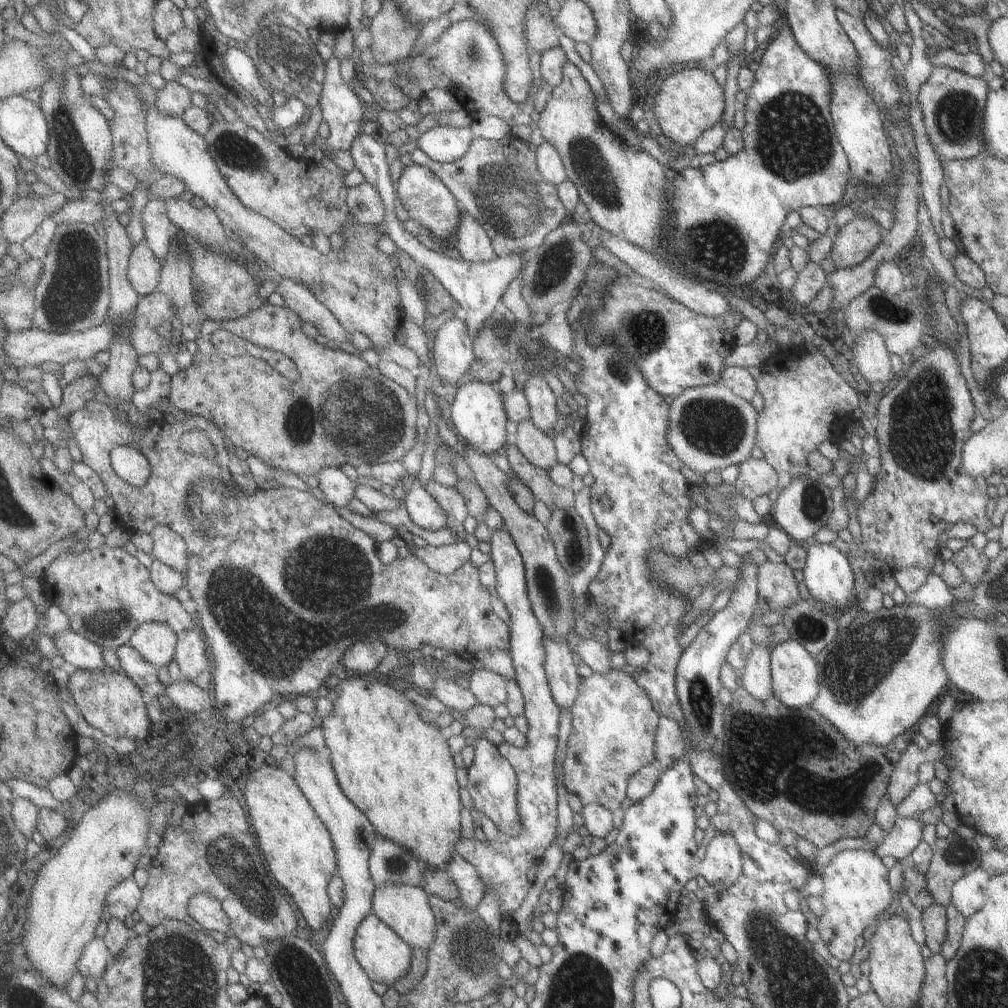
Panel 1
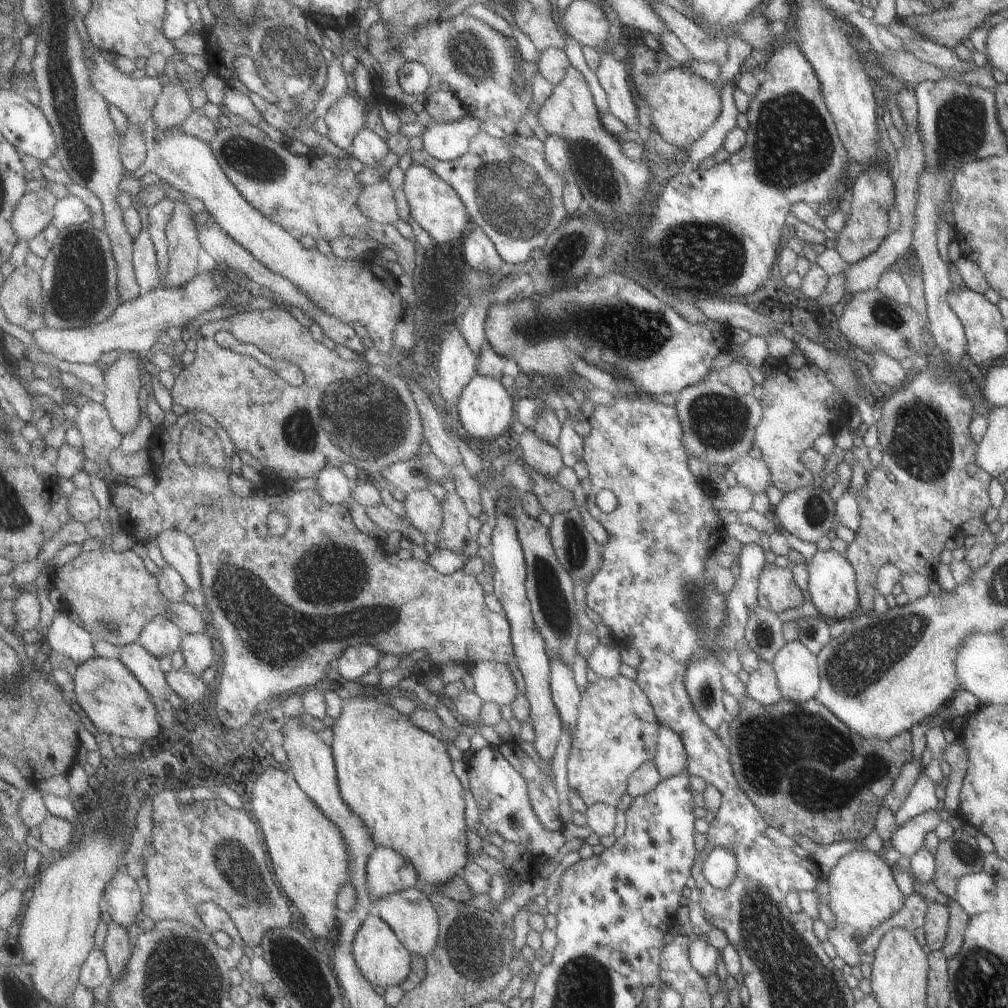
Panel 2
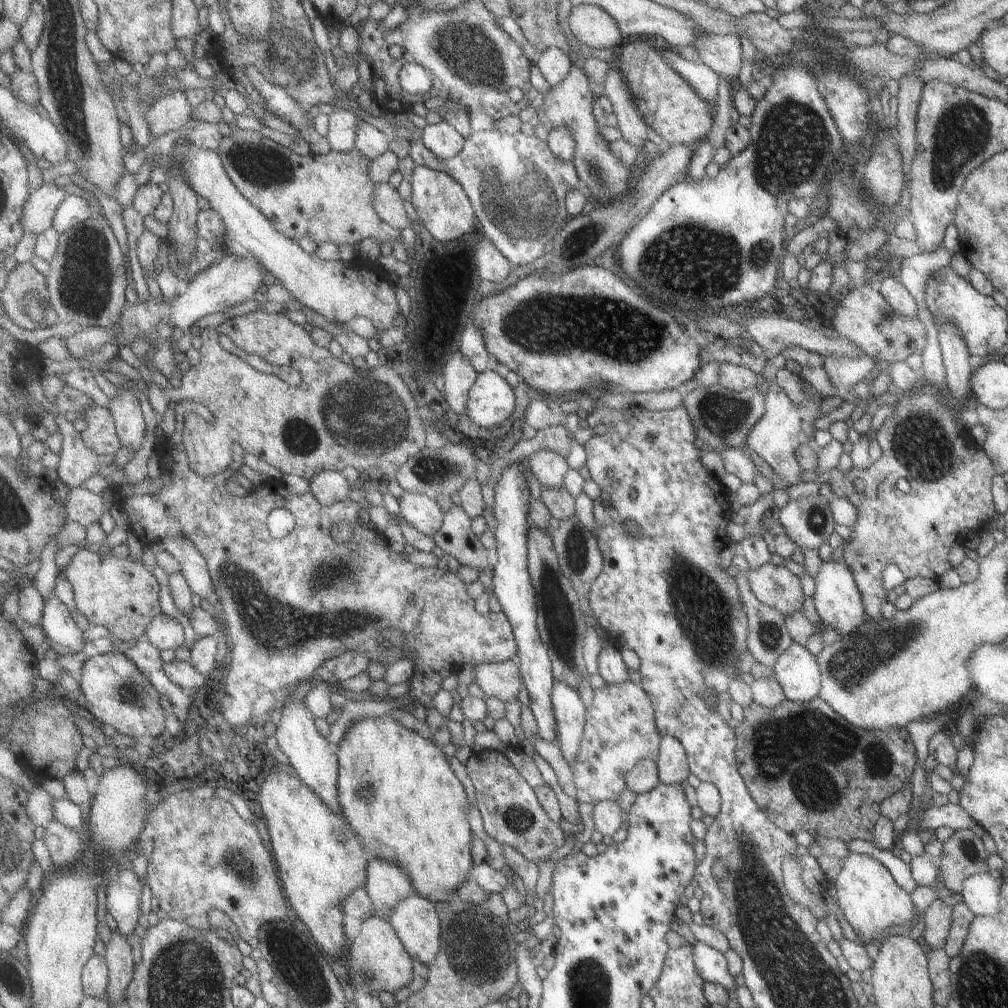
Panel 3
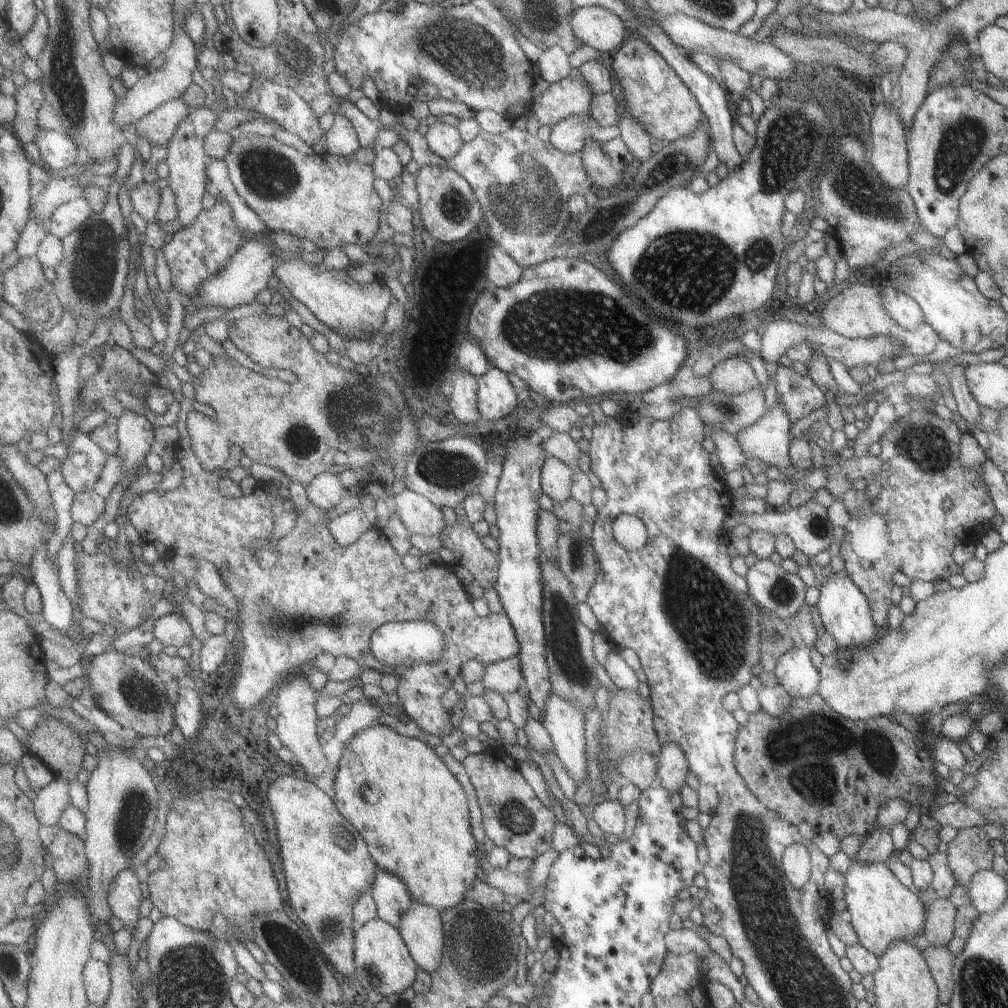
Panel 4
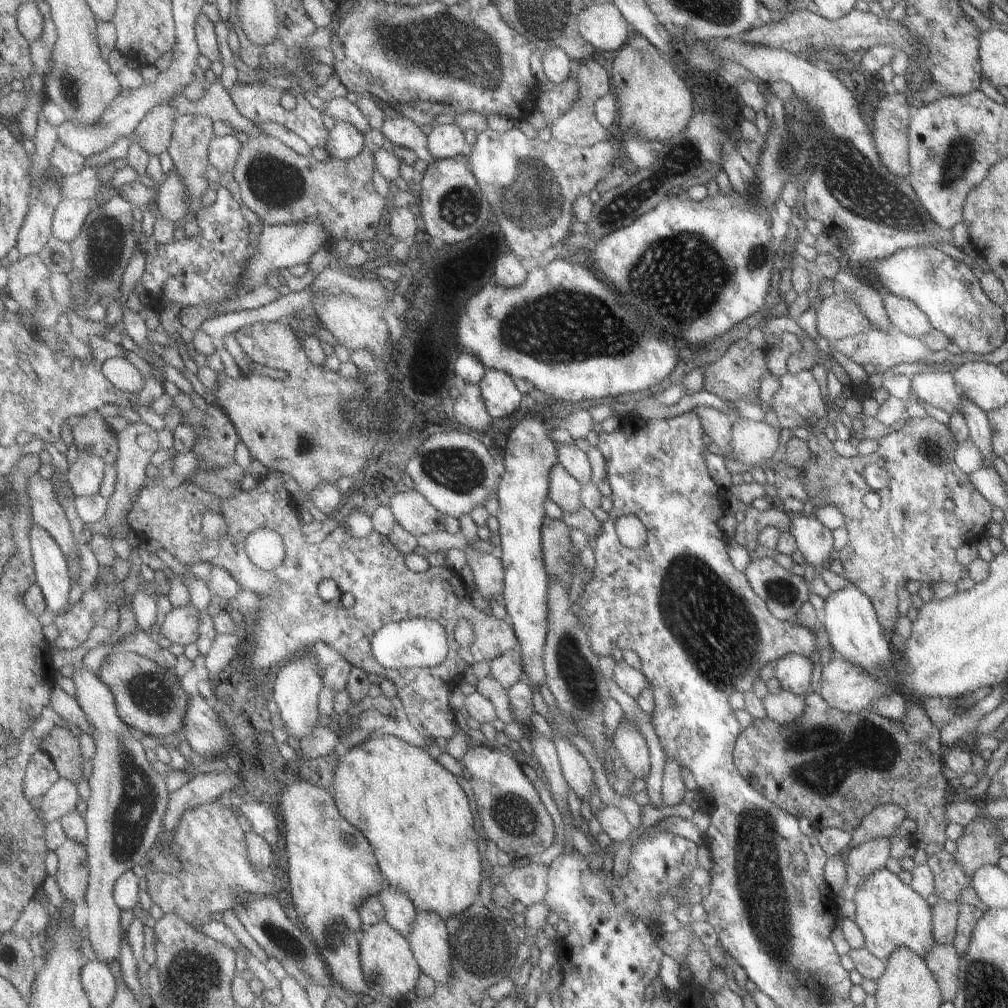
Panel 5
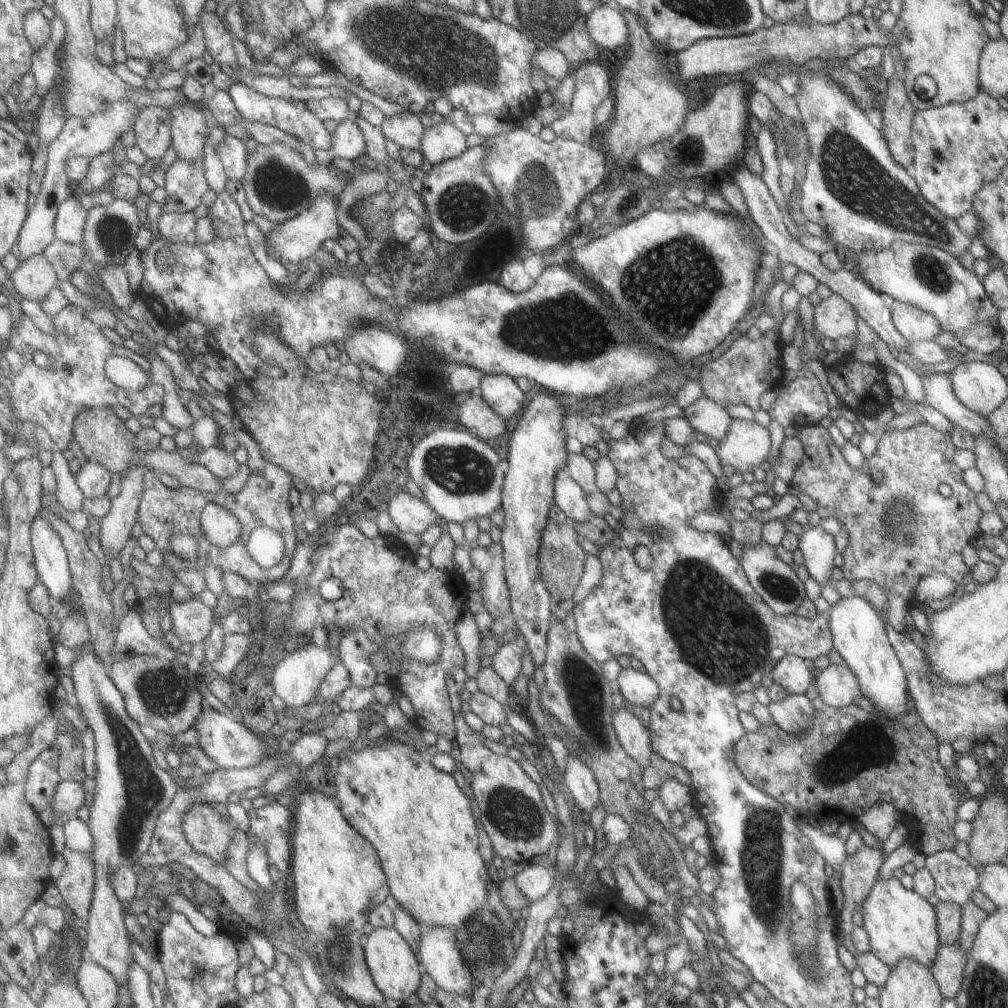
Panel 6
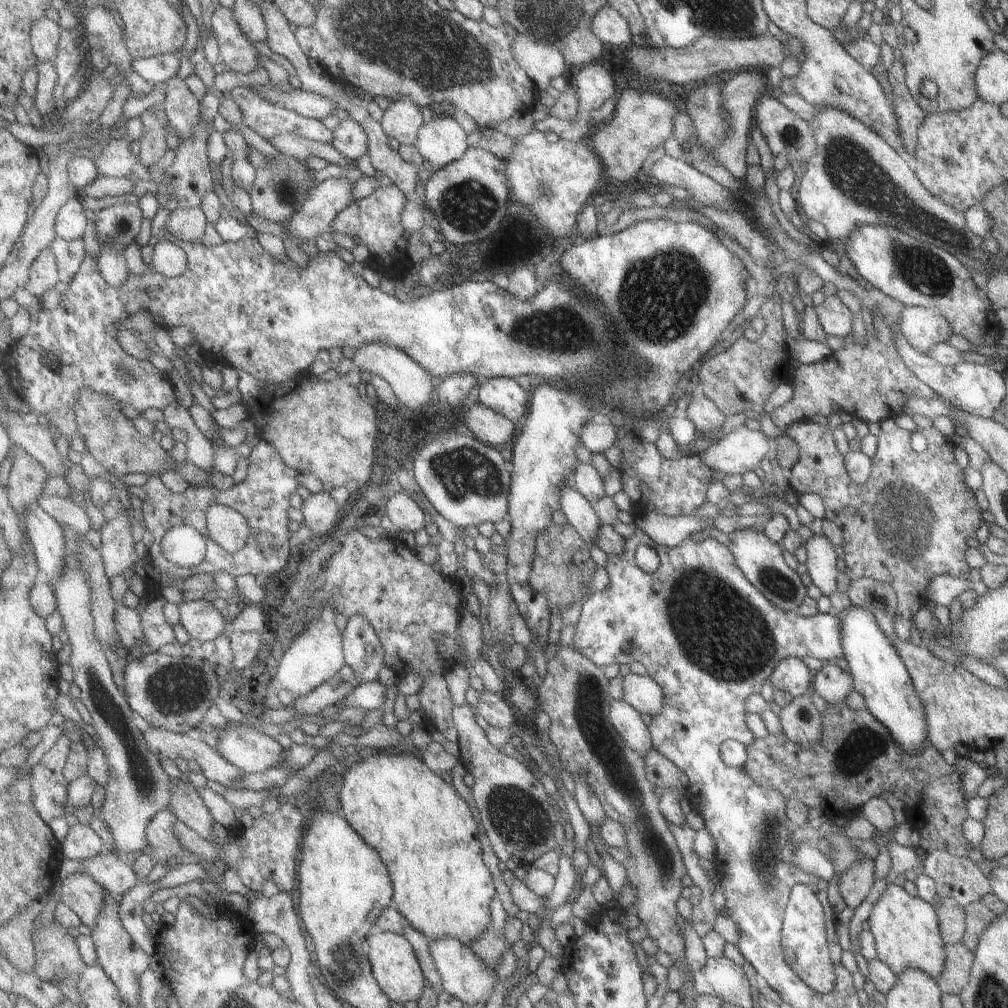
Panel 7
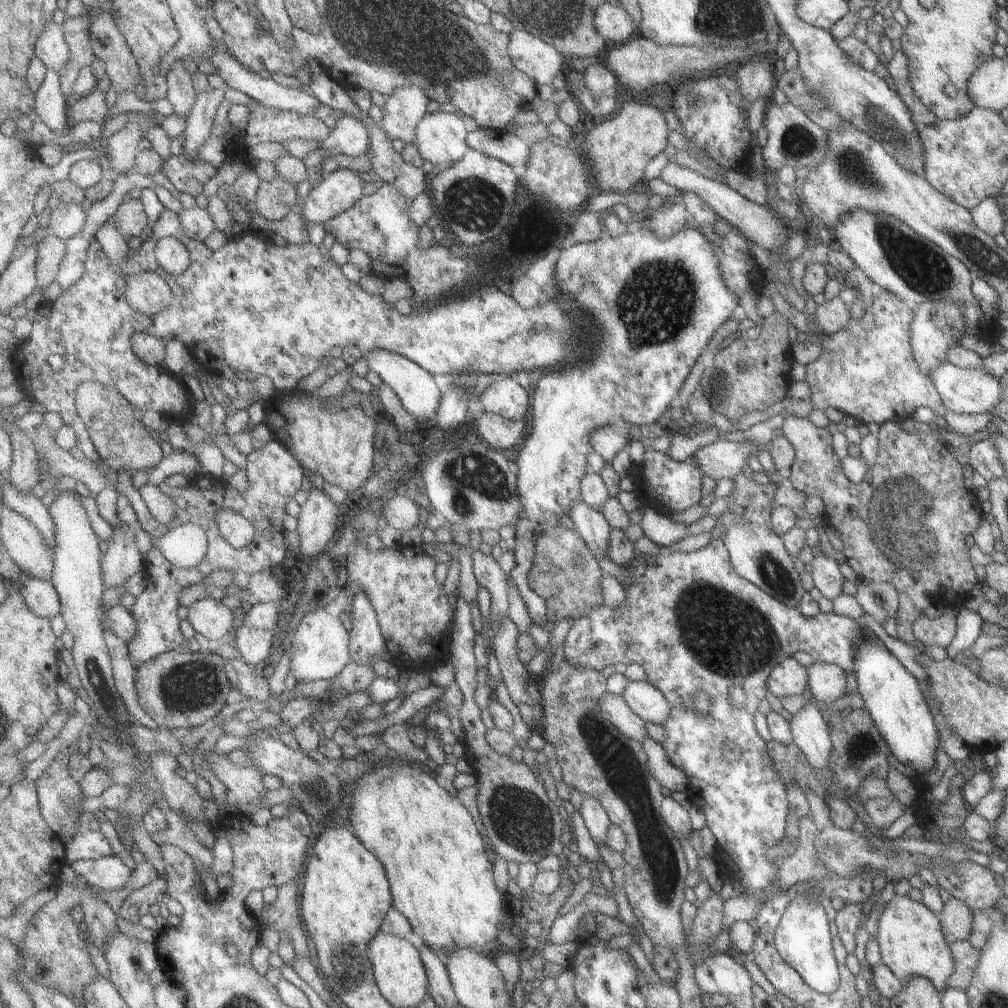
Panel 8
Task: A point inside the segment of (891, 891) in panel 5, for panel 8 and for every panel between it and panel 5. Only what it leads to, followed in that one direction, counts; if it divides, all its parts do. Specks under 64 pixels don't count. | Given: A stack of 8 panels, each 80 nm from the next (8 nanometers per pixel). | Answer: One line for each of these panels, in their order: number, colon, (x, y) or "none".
6: (899, 923)
7: (904, 928)
8: (911, 944)

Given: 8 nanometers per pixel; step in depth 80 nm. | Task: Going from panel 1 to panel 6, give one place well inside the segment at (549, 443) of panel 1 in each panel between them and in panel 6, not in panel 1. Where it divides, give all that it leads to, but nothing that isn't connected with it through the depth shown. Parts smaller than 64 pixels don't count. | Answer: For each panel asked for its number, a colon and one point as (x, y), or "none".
2: (542, 457)
3: (549, 468)
4: (557, 478)
5: (565, 490)
6: (571, 499)

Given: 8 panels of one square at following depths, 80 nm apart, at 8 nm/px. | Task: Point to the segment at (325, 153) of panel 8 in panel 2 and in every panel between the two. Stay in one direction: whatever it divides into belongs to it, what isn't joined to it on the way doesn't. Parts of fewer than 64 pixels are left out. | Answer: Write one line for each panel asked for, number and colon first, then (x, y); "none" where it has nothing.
2: (346, 117)
3: (342, 127)
4: (341, 139)
5: (346, 141)
6: (349, 142)
7: (350, 138)

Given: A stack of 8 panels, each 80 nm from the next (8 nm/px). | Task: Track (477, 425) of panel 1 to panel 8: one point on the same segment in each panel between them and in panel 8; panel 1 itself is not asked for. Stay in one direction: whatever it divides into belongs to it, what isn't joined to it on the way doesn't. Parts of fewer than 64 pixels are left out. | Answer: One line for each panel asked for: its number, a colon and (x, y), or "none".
2: (485, 410)
3: (491, 401)
4: (497, 398)
5: (502, 398)
6: (501, 393)
7: (502, 394)
8: (507, 398)

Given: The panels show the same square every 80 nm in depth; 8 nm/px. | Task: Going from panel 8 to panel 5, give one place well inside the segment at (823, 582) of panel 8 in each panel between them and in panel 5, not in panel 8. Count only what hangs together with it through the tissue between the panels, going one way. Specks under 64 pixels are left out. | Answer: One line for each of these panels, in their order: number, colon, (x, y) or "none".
5: (812, 539)
6: (817, 547)
7: (820, 560)

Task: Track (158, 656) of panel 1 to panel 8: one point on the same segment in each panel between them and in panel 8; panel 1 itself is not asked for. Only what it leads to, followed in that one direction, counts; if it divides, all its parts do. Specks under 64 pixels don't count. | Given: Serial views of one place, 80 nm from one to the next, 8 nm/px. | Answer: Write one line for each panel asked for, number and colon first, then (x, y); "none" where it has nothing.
2: (162, 636)
3: (164, 632)
4: (172, 629)
5: (181, 625)
6: (192, 621)
7: (201, 619)
8: (211, 618)

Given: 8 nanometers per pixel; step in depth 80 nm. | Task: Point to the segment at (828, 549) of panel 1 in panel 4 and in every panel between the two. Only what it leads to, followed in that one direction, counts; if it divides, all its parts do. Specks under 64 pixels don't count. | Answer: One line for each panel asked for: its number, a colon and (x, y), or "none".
2: (830, 582)
3: (836, 599)
4: (844, 612)

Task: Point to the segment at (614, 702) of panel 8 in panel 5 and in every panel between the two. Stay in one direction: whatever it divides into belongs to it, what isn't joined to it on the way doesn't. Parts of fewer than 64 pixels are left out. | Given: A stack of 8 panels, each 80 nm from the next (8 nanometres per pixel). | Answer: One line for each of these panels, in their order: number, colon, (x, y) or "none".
5: (629, 741)
6: (635, 737)
7: (628, 721)

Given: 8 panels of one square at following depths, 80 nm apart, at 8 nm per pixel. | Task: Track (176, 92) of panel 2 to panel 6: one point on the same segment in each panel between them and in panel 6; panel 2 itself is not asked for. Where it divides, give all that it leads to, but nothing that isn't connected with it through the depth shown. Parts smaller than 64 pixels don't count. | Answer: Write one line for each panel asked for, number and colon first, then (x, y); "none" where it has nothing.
3: (170, 112)
4: (160, 125)
5: (154, 133)
6: (152, 128)

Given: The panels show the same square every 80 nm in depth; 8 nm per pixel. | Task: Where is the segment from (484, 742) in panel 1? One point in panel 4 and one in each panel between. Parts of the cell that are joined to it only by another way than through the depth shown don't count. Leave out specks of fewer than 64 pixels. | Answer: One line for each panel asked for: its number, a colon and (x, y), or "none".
2: (502, 795)
3: (511, 813)
4: (514, 817)

